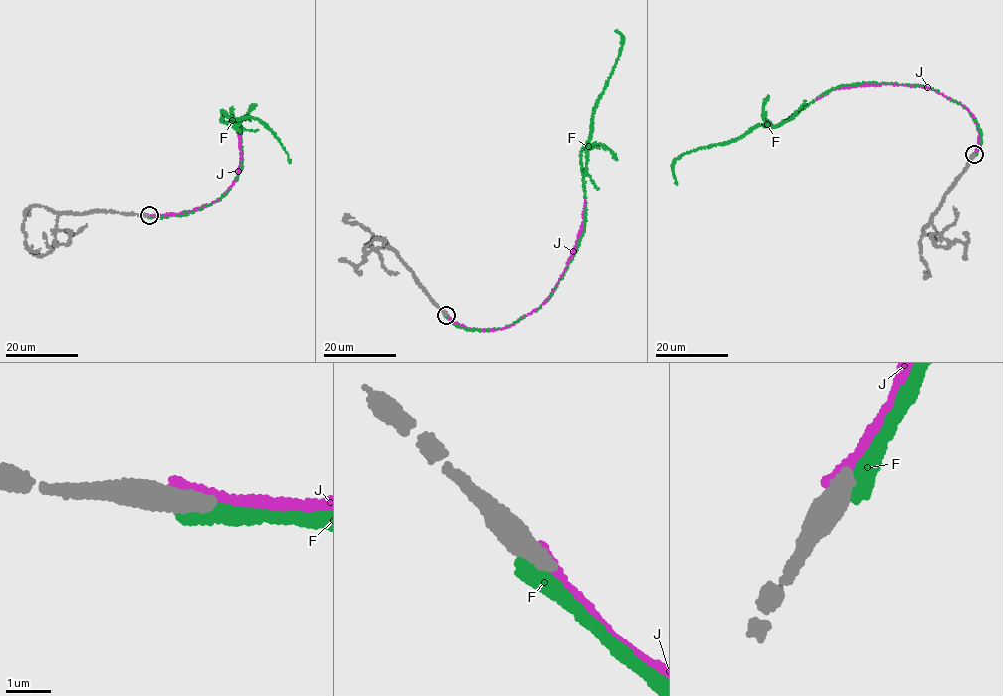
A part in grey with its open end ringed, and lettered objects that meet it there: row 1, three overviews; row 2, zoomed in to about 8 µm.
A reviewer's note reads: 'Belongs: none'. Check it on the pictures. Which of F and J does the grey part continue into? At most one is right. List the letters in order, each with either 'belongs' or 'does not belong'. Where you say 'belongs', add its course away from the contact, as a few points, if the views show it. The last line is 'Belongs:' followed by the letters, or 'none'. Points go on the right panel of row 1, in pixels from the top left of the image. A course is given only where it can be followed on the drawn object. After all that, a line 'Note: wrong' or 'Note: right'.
F: does not belong
J: does not belong
Belongs: none
Note: right

